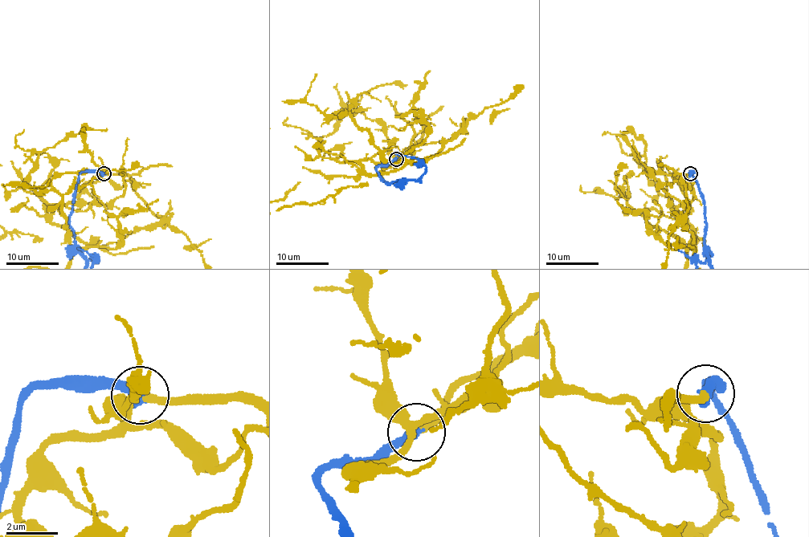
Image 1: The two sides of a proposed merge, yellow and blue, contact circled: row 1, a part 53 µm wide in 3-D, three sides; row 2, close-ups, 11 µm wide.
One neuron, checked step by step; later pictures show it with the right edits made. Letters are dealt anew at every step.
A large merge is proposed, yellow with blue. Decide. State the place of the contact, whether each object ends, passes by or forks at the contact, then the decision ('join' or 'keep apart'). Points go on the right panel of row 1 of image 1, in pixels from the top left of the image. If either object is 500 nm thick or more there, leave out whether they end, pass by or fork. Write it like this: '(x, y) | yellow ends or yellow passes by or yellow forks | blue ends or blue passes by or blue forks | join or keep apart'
(690, 173) | yellow ends | blue ends | join

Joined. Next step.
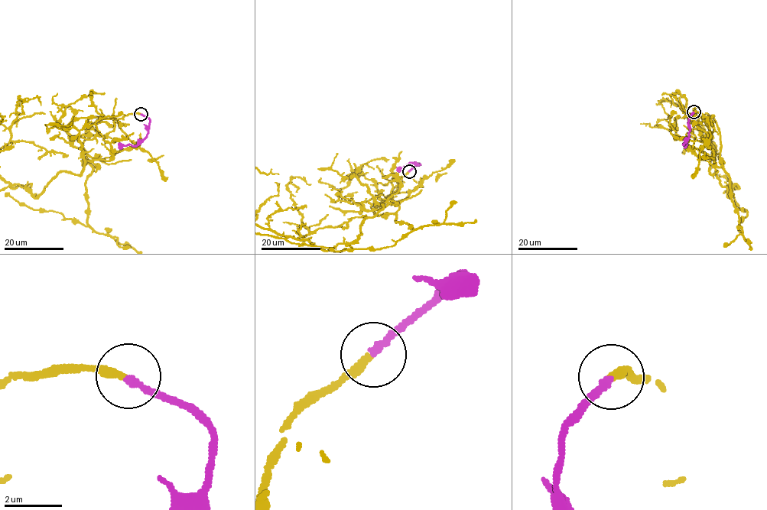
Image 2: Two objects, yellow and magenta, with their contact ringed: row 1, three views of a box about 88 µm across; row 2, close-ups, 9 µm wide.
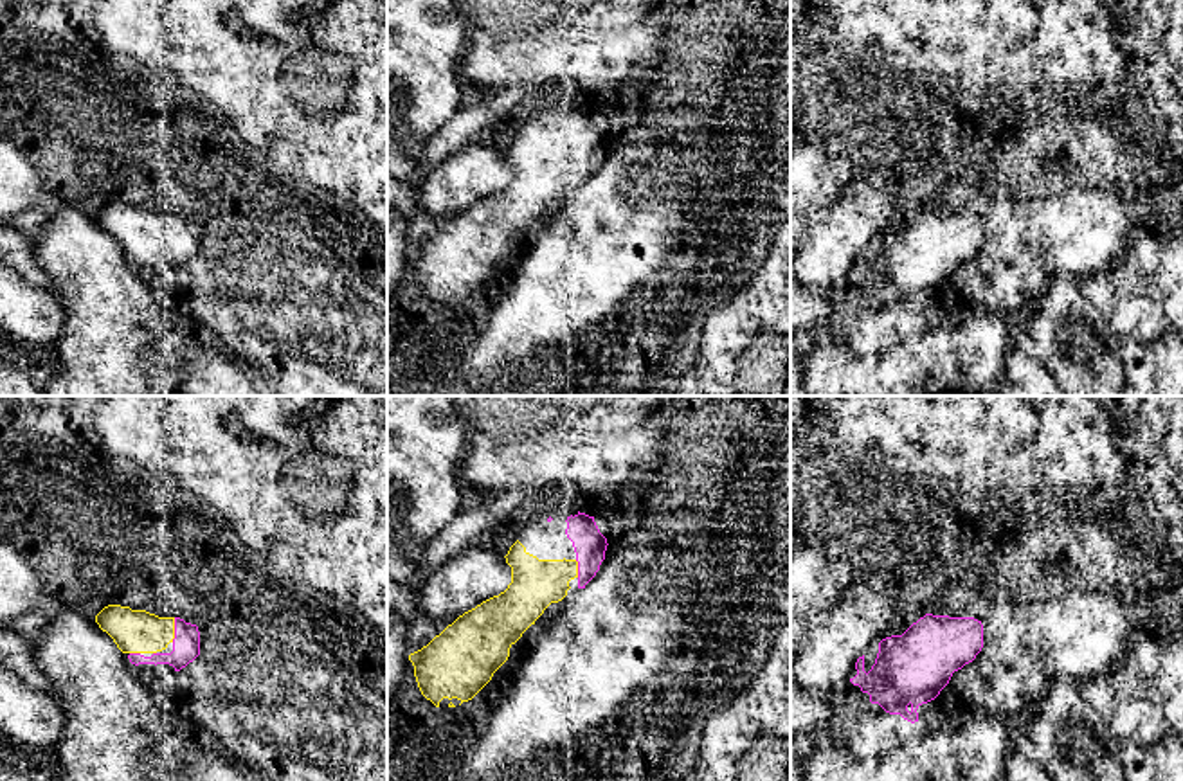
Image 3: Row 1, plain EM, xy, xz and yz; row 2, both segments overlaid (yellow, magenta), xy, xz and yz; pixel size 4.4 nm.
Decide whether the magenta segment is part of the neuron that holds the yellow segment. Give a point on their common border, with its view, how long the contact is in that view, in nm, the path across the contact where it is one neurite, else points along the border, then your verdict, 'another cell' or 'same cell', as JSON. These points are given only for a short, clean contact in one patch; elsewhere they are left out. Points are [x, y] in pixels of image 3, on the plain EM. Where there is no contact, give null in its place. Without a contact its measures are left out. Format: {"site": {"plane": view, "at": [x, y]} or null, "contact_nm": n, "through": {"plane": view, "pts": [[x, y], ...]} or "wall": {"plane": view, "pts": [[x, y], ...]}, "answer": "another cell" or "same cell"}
{"site": {"plane": "xy", "at": [173, 227]}, "contact_nm": 110, "answer": "same cell"}

